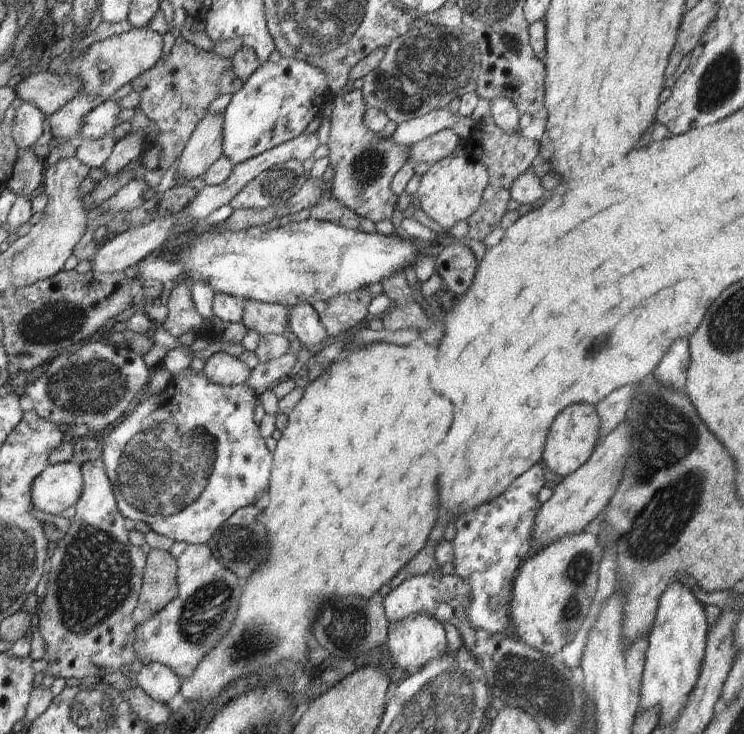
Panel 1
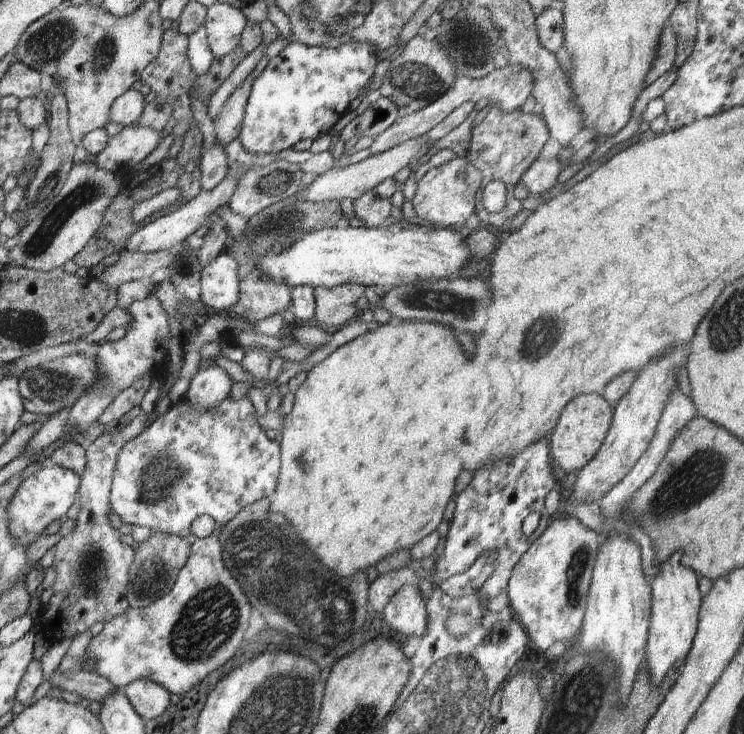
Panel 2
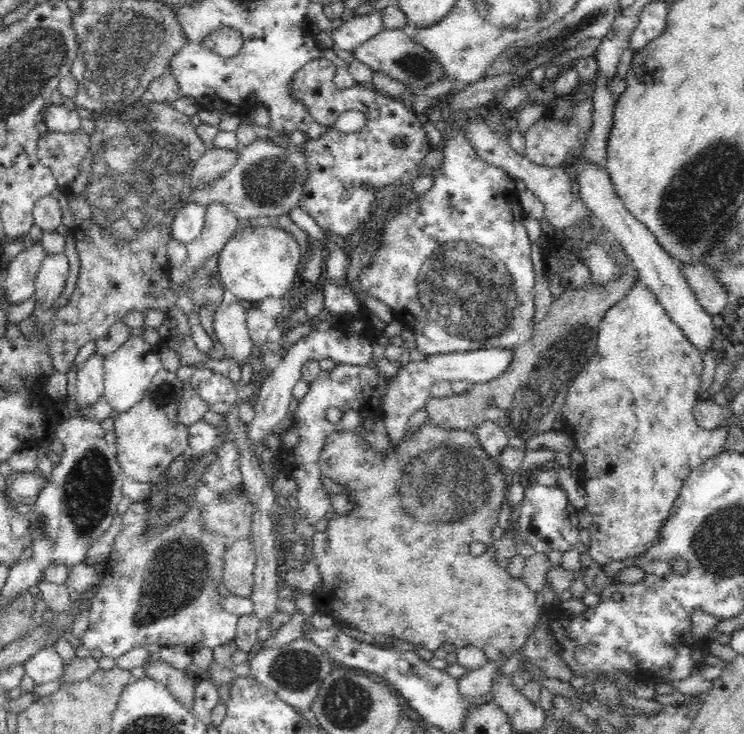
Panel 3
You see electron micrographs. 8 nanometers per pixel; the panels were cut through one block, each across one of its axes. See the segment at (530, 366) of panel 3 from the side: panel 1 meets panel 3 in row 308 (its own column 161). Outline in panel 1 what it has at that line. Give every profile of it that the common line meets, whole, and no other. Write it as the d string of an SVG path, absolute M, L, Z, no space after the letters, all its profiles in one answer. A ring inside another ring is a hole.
M154 550L147 555L142 589L140 590L132 622L136 627L162 612L166 604L178 596L176 558L166 550Z

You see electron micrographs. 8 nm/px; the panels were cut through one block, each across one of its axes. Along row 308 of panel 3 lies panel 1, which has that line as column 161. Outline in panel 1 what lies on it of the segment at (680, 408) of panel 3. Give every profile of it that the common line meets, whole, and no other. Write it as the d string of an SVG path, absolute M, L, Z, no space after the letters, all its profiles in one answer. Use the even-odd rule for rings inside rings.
M206 543L188 545L176 562L178 596L168 602L162 612L148 618L146 624L135 628L134 646L143 666L154 662L166 664L176 672L176 676L184 680L192 676L200 660L216 647L220 636L224 638L236 620L242 586L246 582L224 568Z

